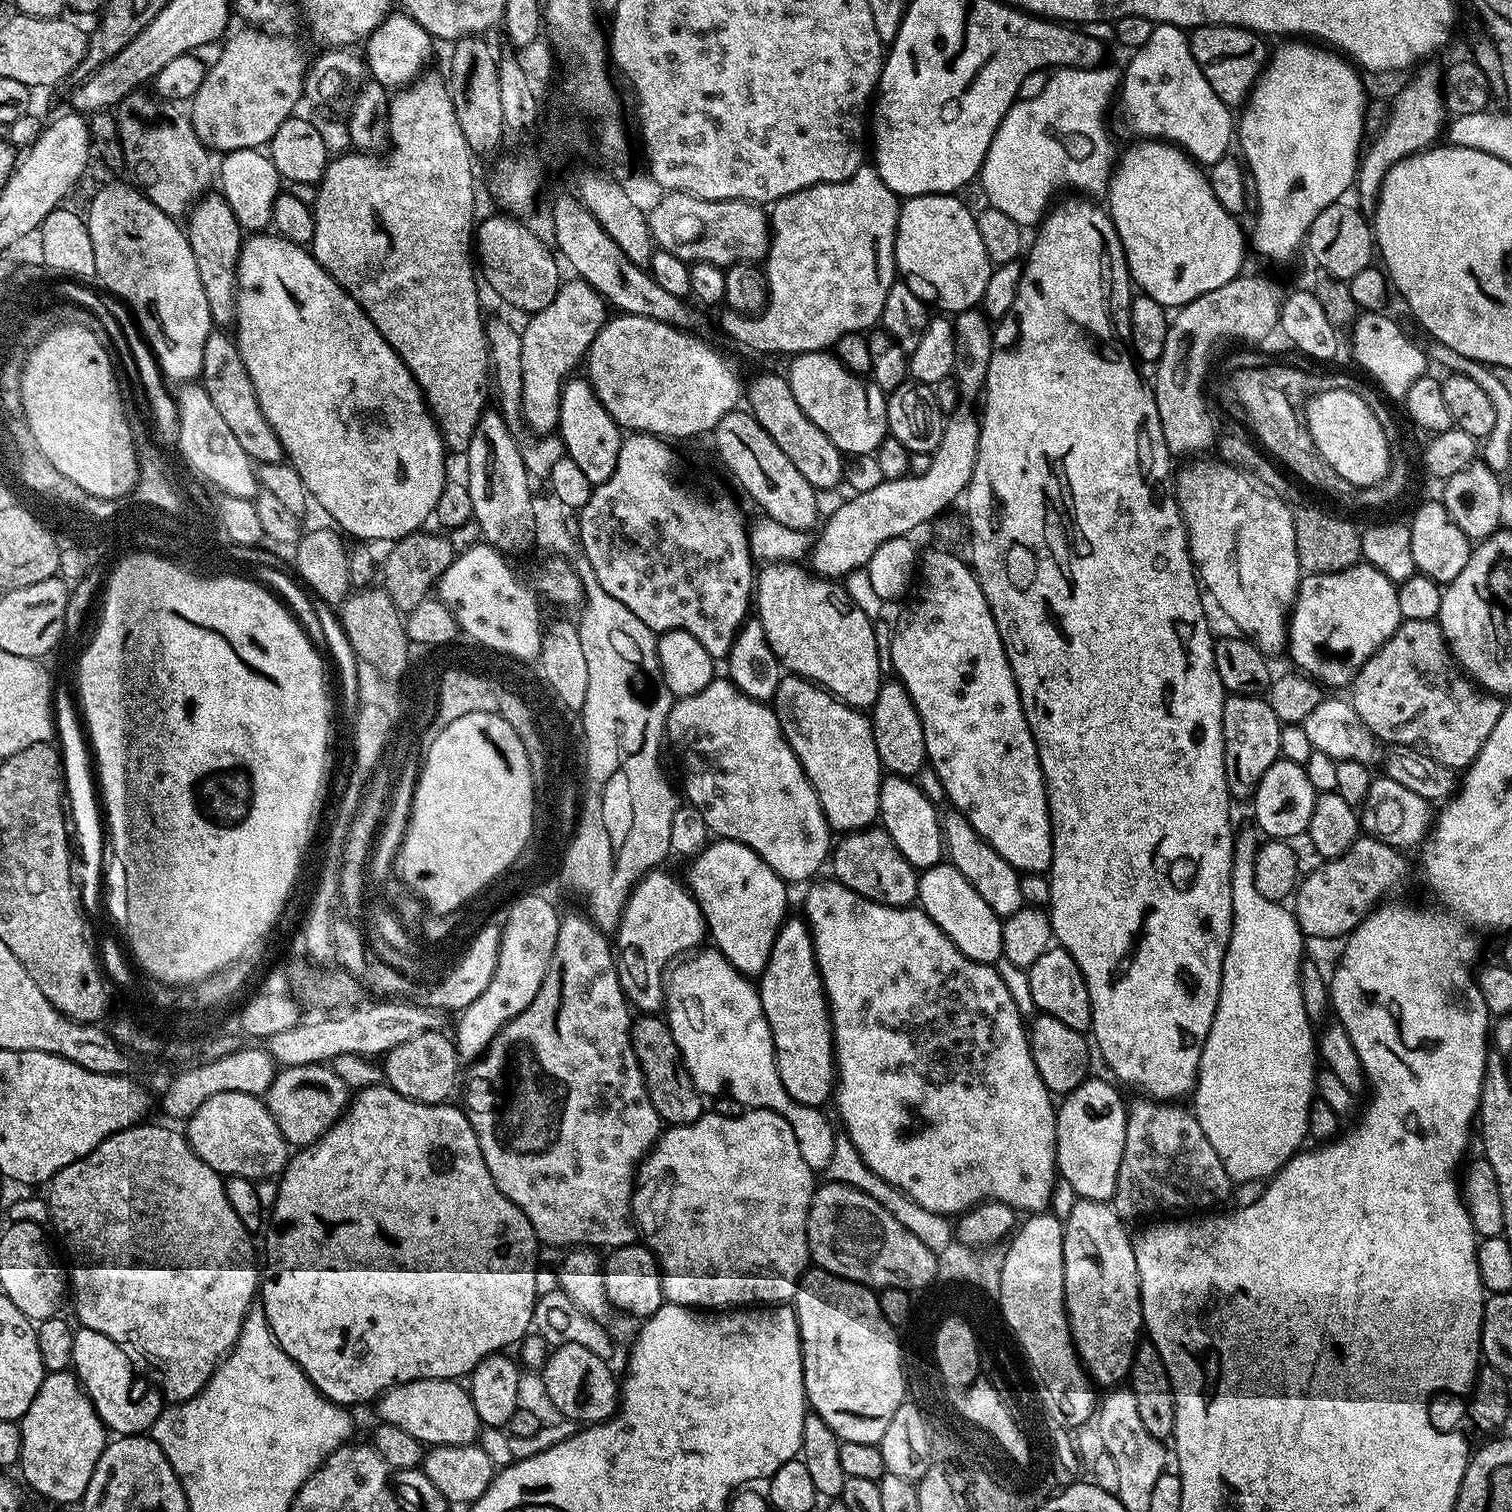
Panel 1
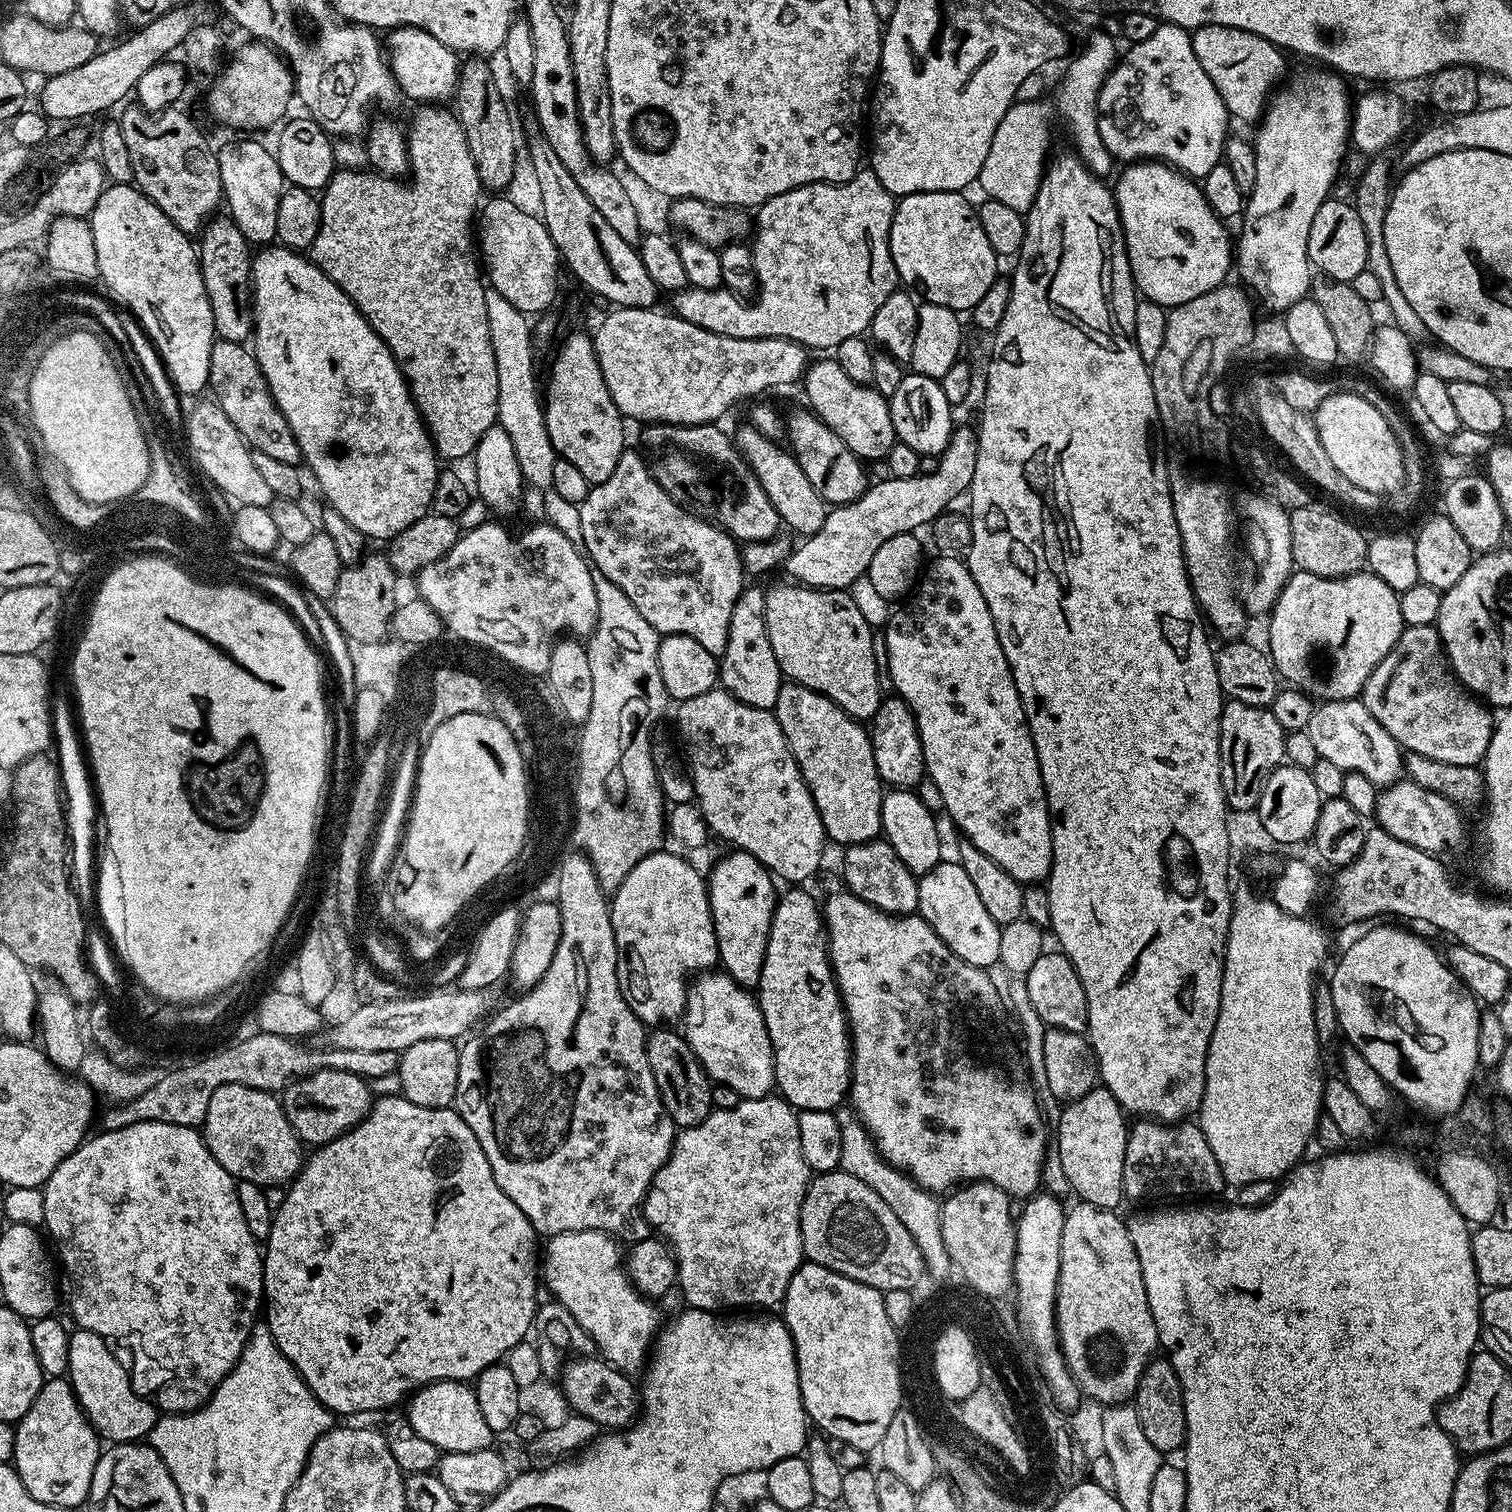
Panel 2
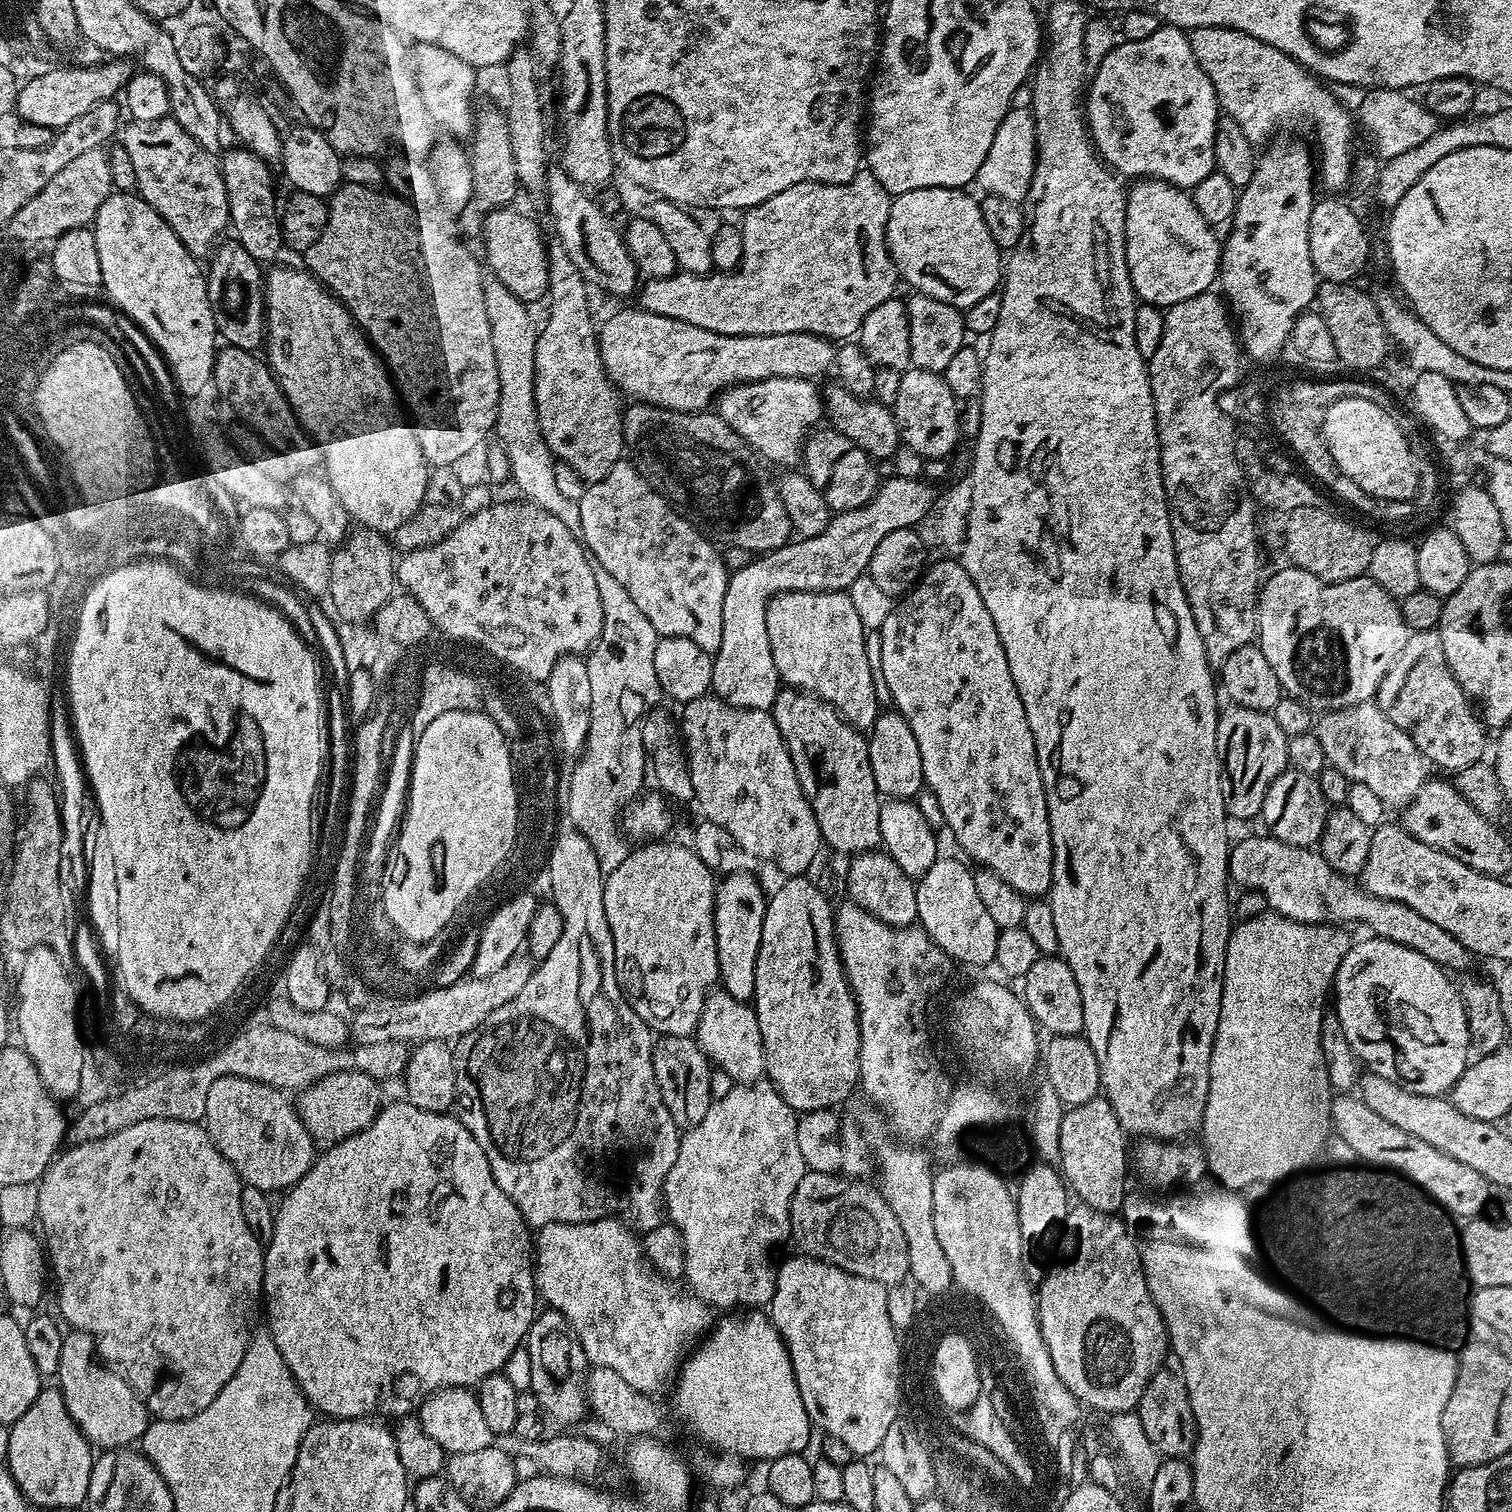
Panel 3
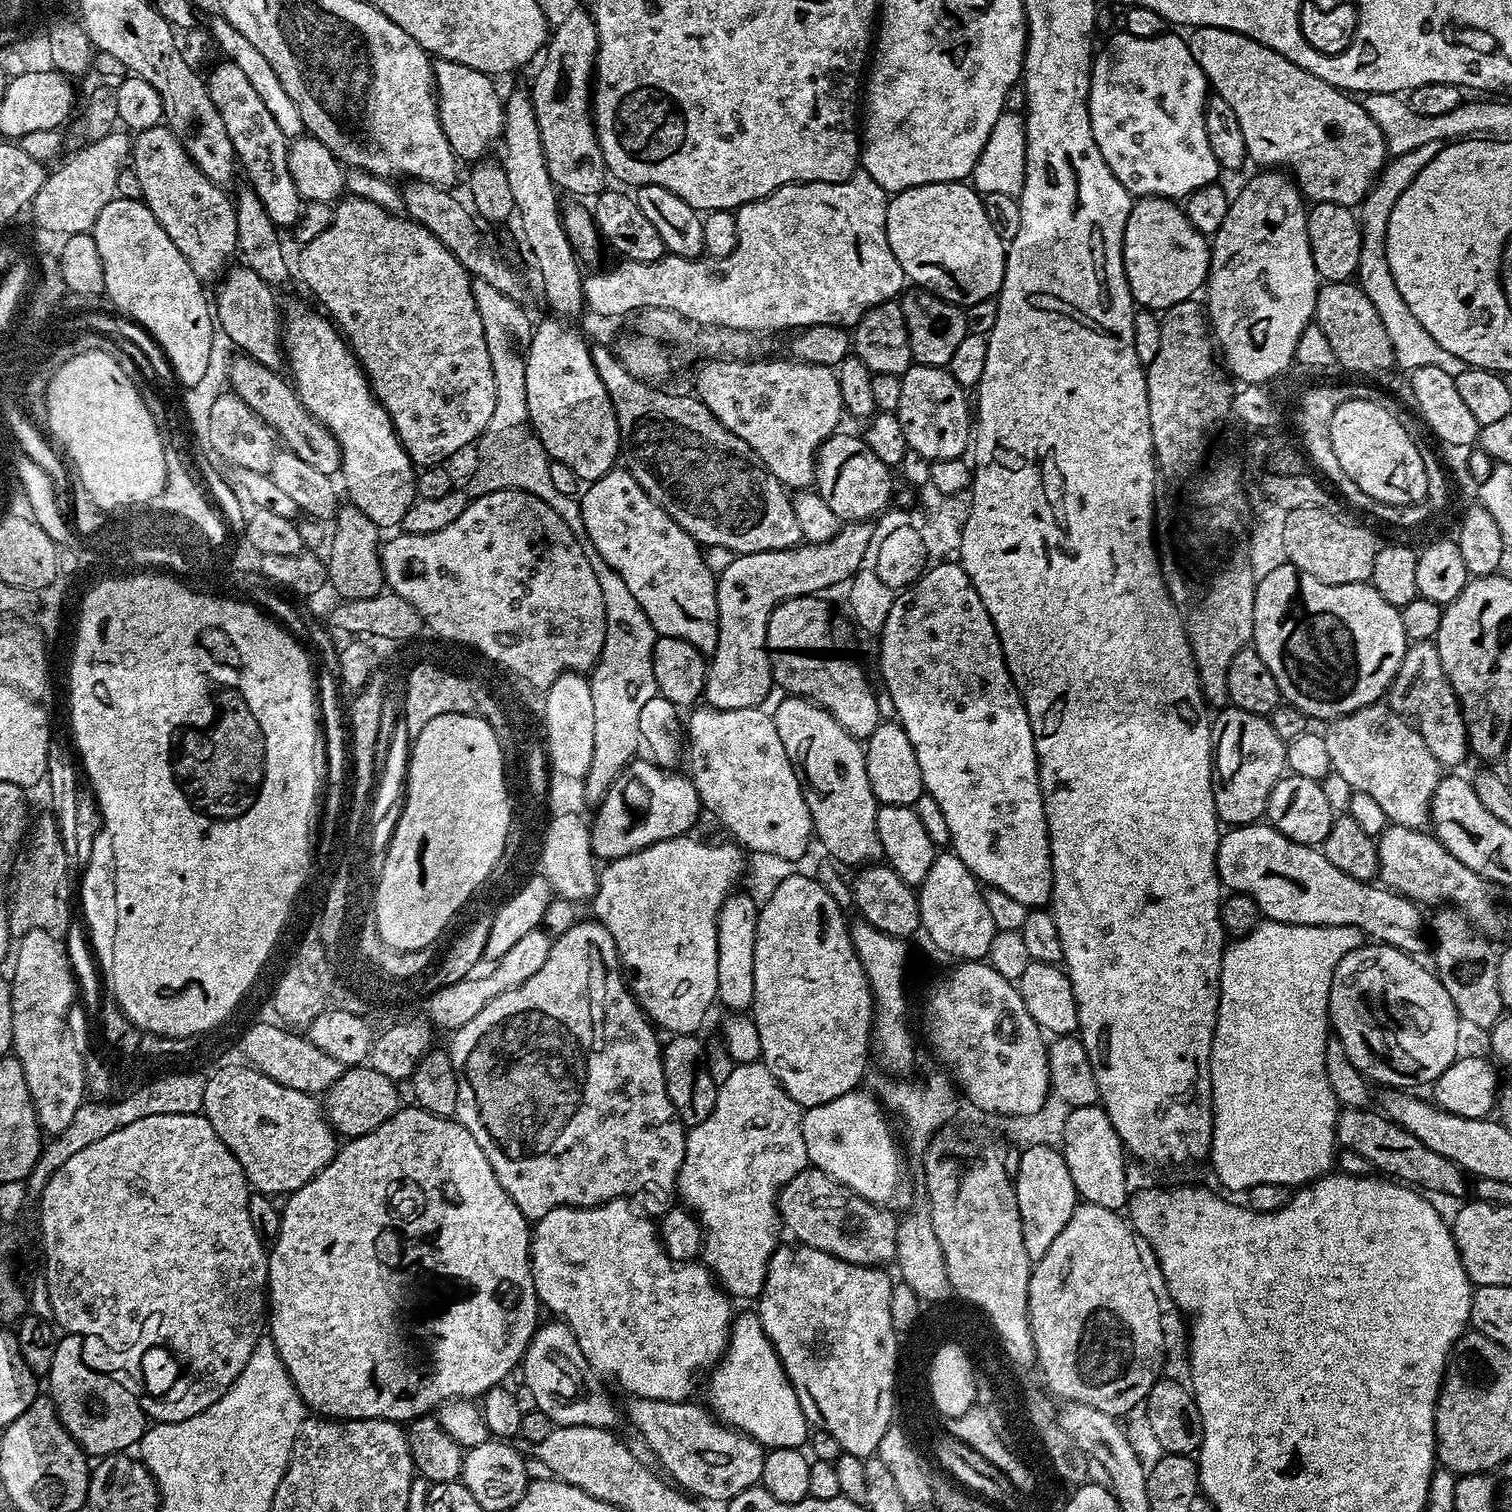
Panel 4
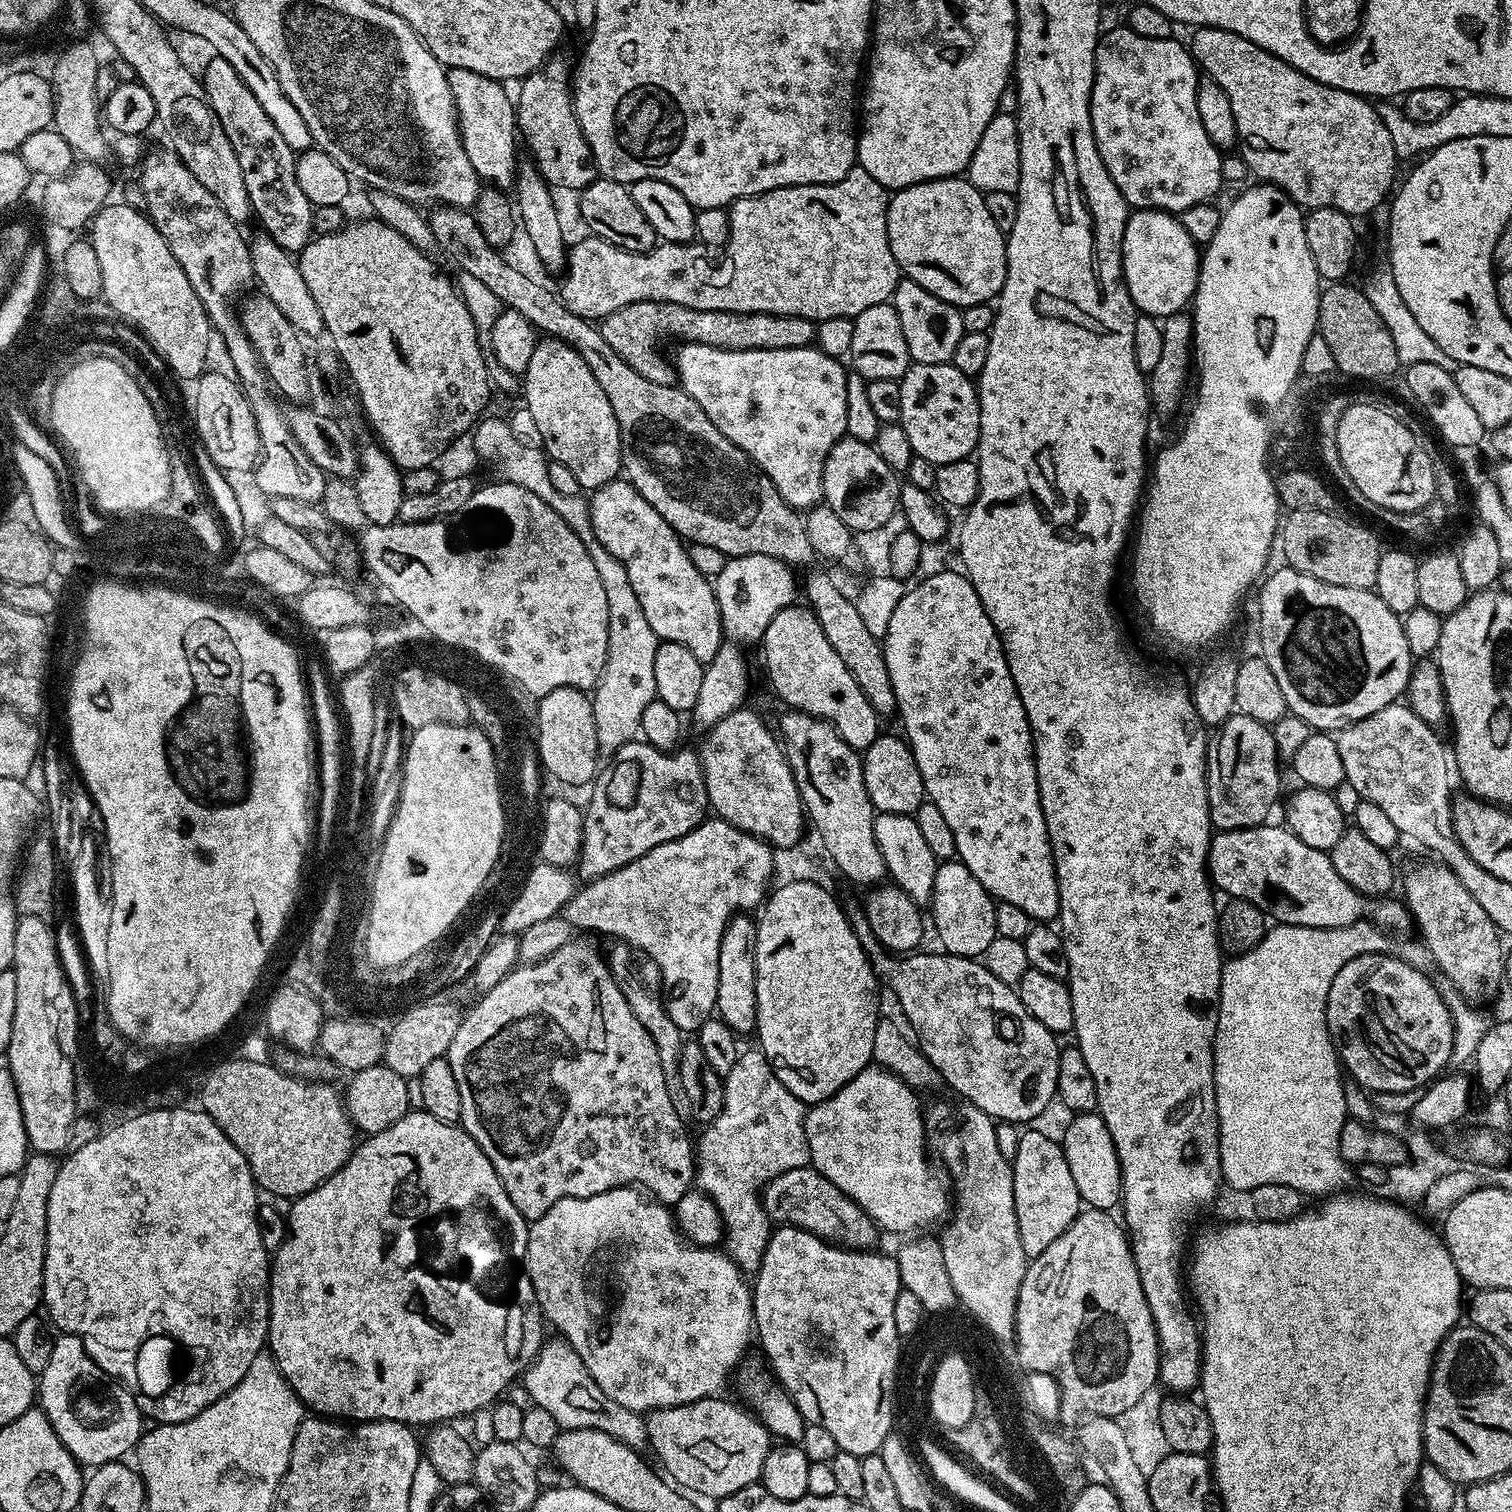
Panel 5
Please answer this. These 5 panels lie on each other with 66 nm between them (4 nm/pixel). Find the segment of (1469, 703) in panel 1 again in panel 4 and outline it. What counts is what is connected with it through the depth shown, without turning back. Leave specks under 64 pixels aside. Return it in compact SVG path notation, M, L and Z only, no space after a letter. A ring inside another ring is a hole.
M1417 640L1409 643L1402 658L1402 666L1398 668L1398 674L1387 690L1386 703L1415 725L1442 766L1460 764L1464 755L1469 755L1468 724L1464 720L1464 709L1446 678L1446 670L1442 670L1442 658L1438 658L1433 641Z

